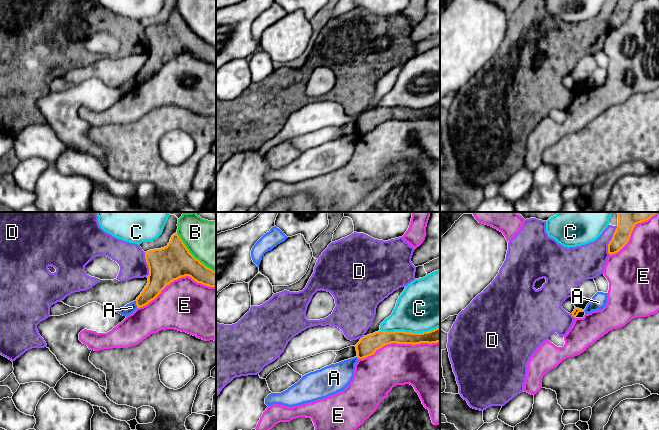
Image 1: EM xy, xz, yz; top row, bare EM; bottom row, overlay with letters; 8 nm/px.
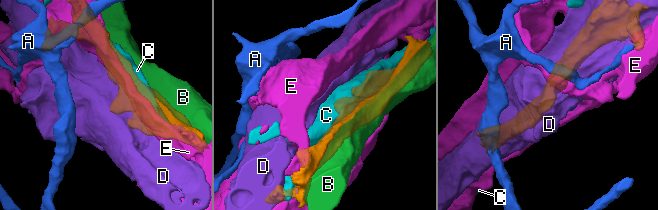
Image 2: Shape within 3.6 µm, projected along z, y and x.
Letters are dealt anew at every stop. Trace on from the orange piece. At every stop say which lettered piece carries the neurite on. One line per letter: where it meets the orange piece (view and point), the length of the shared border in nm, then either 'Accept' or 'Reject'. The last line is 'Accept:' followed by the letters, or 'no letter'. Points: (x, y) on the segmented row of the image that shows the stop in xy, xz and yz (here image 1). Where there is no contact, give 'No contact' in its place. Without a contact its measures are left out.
A: Touches orange at xy (136, 304). Shared border 70 nm. Reject
B: Touches orange at xy (192, 255). Shared border 440 nm. Reject
C: Touches orange at xz (409, 332). Shared border 480 nm. Reject
D: Touches orange at yz (611, 240). Shared border 240 nm. Reject
E: Touches orange at xz (398, 343). Shared border 650 nm. Reject
Accept: no letter

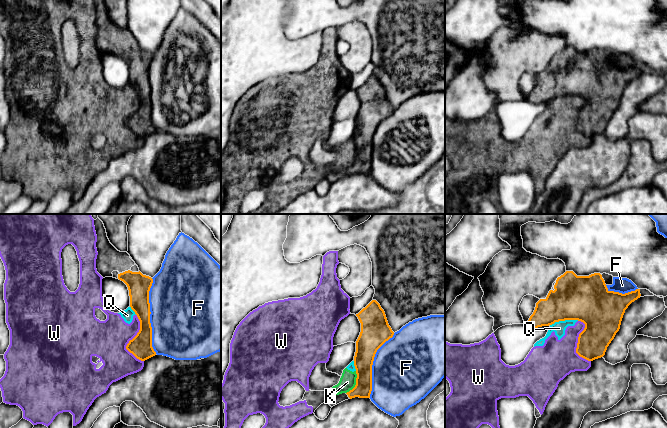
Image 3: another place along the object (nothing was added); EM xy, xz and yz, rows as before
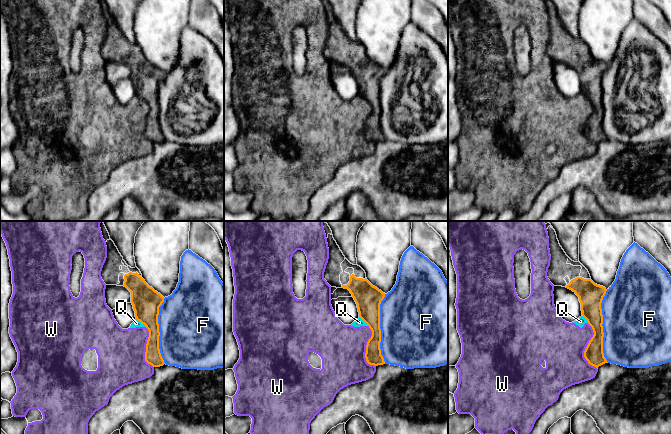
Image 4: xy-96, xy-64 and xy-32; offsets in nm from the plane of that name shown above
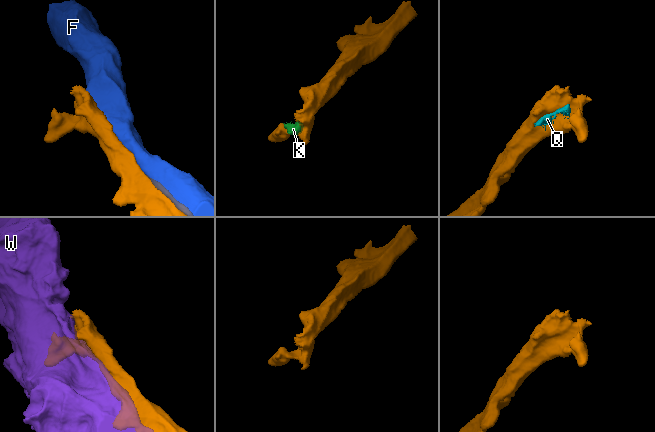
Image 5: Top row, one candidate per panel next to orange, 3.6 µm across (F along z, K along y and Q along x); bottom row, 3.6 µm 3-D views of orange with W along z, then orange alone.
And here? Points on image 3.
F: Touches orange at xy (149, 316). Shared border 600 nm. Reject
K: Touches orange at xz (356, 383). Shared border 200 nm. Reject
Q: Touches orange at yz (564, 320). Shared border 240 nm. Reject
W: Touches orange at xy (130, 340). Shared border 380 nm. Reject
Accept: no letter

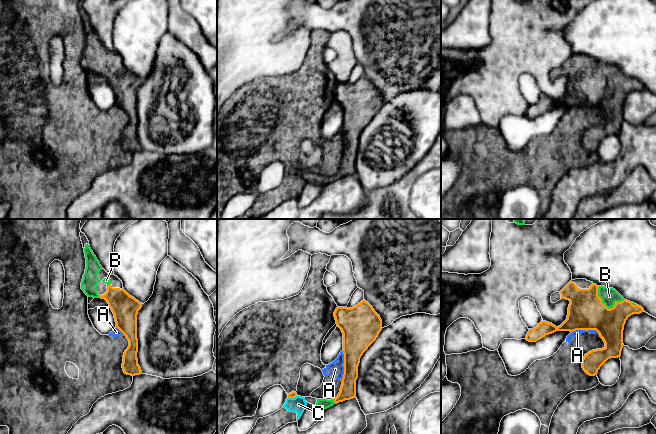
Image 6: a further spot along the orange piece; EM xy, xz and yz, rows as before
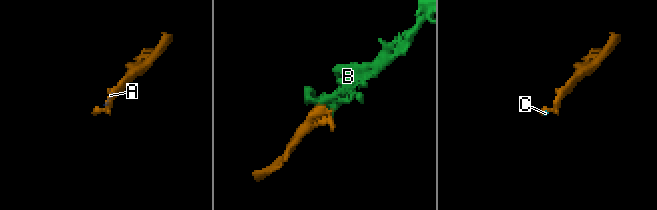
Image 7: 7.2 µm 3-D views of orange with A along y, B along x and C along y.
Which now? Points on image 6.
A: Touches orange at xz (343, 365). Shared border 240 nm. Reject
B: Touches orange at yz (605, 306). Shared border 240 nm. Accept
C: Touches orange at xz (292, 397). Shared border 80 nm. Reject
Accept: B

